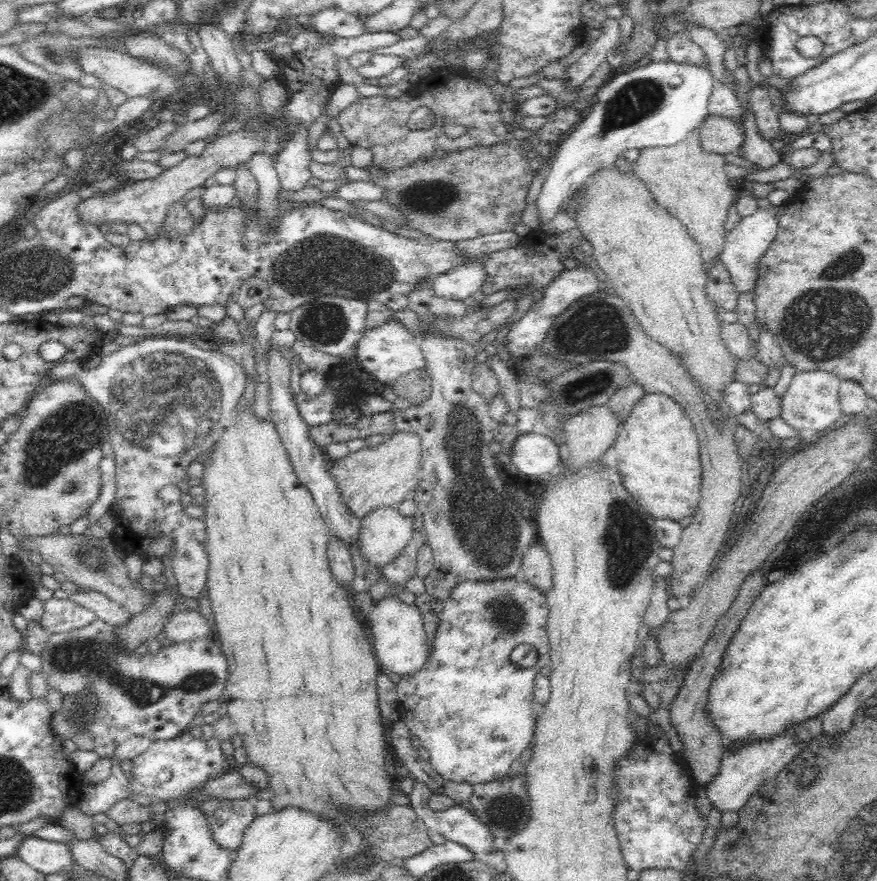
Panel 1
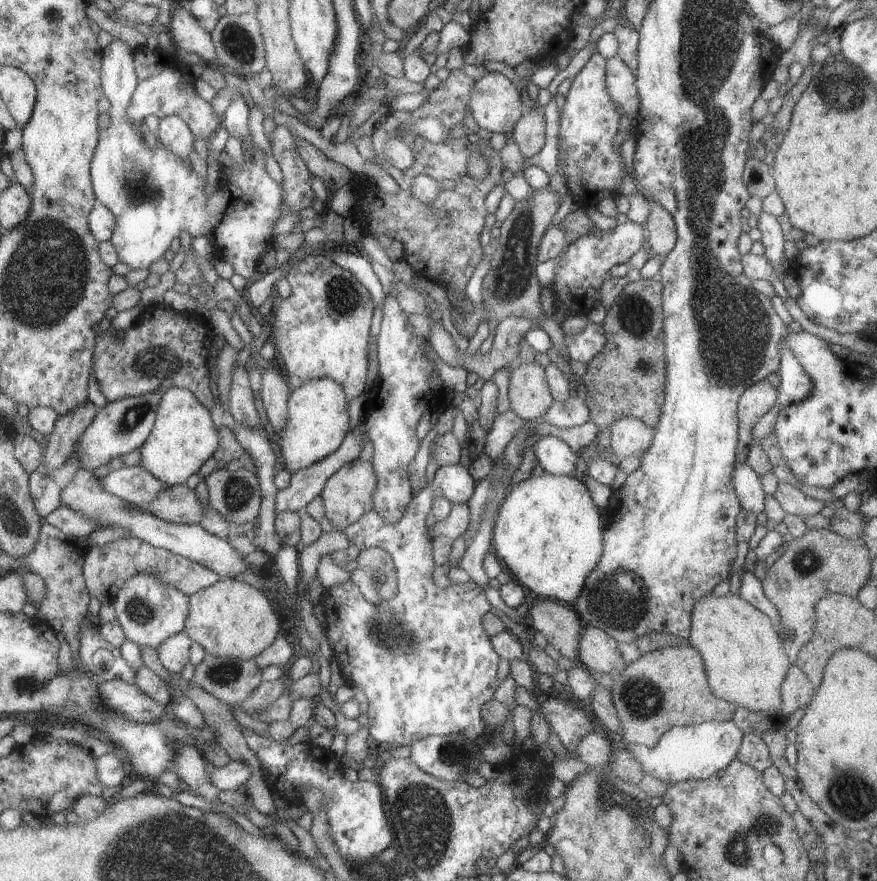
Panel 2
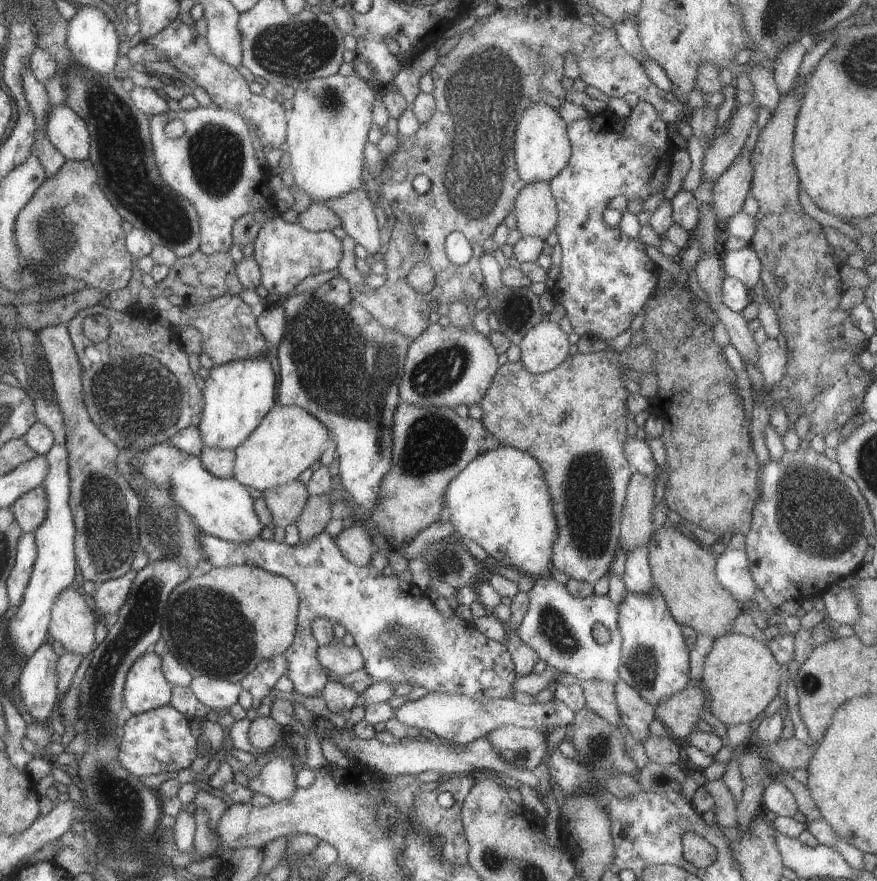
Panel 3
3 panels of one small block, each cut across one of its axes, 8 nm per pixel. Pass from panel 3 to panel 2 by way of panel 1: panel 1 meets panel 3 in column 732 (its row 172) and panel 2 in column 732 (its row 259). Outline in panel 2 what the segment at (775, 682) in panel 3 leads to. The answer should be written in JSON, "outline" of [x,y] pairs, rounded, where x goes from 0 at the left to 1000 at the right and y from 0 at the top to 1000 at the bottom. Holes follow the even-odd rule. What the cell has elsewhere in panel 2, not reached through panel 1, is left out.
{"outline":[[[786,731],[731,742],[726,749],[714,754],[698,772],[697,797],[708,829],[701,840],[708,847],[731,844],[745,849],[750,838],[764,826],[777,825],[779,822],[830,818],[842,802],[811,788],[799,743]]]}

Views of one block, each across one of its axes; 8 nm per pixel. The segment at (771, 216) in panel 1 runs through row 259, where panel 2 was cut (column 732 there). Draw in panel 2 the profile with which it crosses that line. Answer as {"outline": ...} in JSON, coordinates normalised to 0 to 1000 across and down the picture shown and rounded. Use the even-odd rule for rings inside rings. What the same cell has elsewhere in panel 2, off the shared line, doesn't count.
{"outline":[[[835,817],[779,822],[764,826],[750,838],[745,849],[731,844],[716,844],[715,850],[722,863],[731,869],[733,880],[740,880],[764,891],[780,885],[808,883],[818,874],[827,872],[840,856],[847,835]]]}

